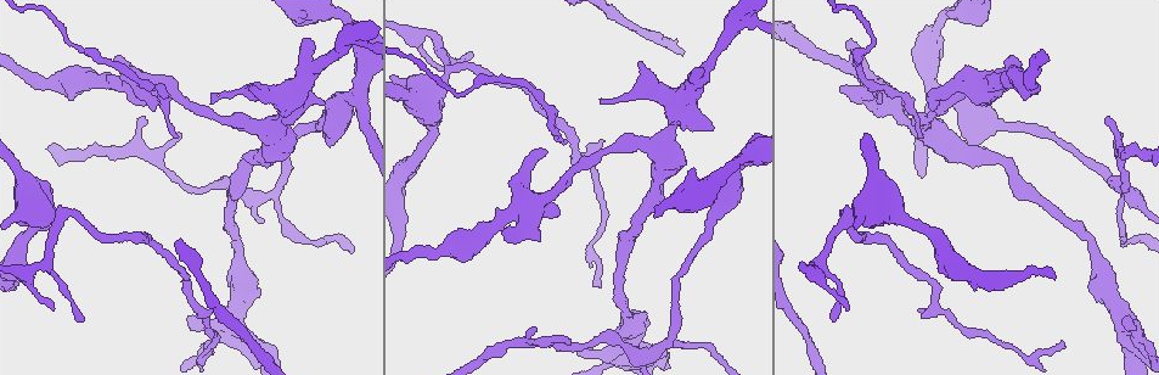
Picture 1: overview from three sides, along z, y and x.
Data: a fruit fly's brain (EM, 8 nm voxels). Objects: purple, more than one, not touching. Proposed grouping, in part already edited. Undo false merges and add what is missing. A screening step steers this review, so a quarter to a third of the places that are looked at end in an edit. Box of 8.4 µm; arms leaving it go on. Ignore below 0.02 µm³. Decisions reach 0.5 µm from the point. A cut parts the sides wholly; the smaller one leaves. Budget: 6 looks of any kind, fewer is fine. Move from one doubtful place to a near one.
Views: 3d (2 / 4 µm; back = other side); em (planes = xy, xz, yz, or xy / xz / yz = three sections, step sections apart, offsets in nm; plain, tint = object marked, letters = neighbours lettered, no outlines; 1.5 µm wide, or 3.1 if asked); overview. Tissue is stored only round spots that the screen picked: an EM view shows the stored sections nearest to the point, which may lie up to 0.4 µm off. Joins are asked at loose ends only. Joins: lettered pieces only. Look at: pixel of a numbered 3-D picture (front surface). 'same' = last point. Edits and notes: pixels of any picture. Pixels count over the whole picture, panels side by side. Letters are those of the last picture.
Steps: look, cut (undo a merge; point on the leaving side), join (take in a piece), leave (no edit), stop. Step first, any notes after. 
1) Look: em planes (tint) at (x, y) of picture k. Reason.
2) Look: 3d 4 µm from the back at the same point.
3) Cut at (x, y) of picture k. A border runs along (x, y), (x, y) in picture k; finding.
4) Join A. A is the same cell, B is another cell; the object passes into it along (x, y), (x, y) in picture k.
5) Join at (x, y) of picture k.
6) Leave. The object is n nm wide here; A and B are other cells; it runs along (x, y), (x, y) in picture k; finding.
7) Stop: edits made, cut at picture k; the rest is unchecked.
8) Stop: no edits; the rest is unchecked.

Look: em xy step 4 (letters) at (881, 102) of picture 1. Free end.

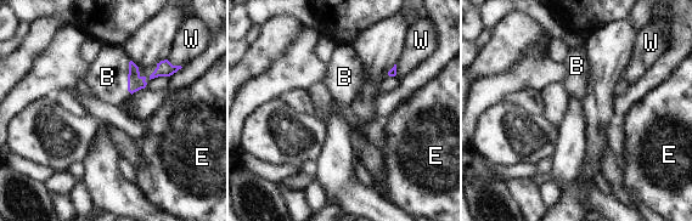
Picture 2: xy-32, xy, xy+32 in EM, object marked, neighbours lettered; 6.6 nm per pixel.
Join B. B is the same cell, E and W are other cells; it goes on there.

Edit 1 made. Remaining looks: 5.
Look: em planes (letters) at (210, 309) of picture 1. An open end.

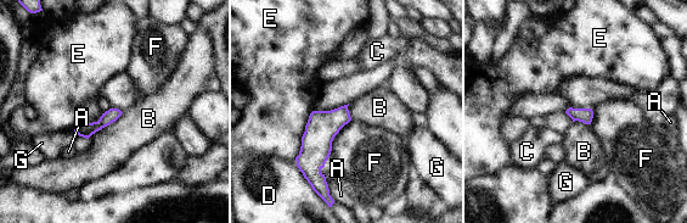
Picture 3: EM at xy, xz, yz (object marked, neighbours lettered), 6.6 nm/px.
Leave. A, B, C, D, E, F and G are other cells; it runs along (117, 112), (97, 126), (79, 132) in picture 3; none of them fits.

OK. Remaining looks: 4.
Stop: edits made, join at picture 2; the rest is unchecked.

